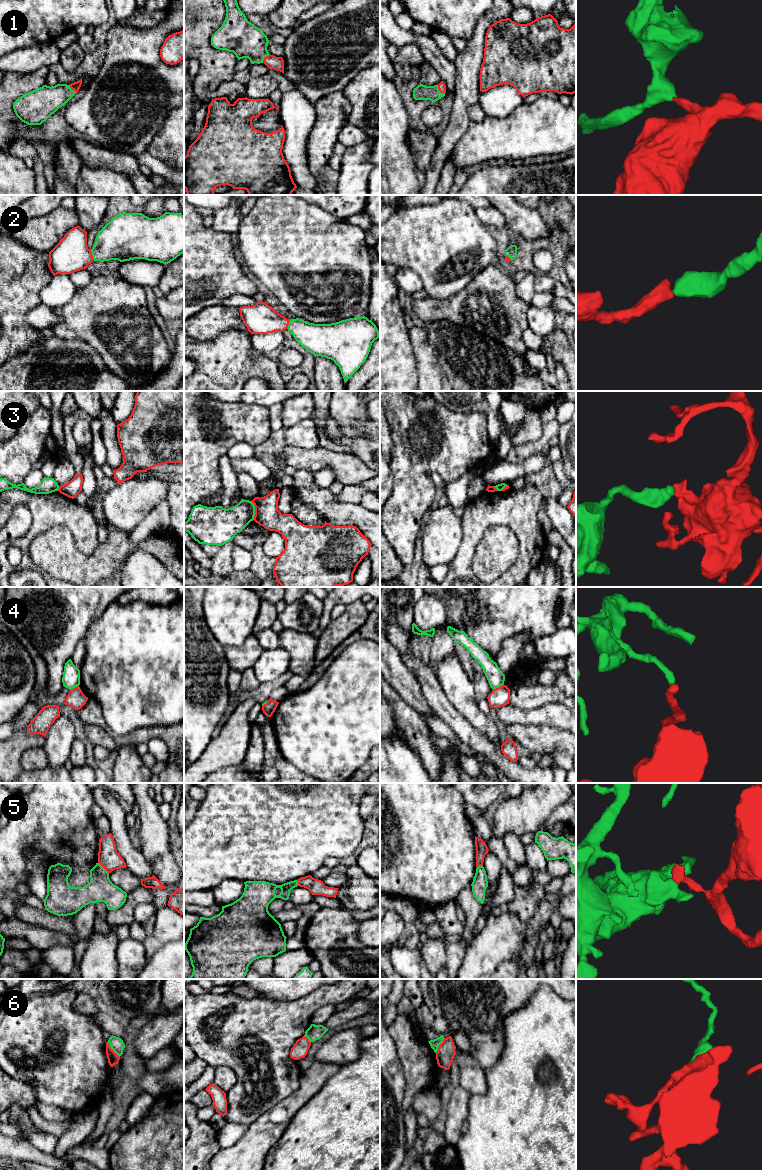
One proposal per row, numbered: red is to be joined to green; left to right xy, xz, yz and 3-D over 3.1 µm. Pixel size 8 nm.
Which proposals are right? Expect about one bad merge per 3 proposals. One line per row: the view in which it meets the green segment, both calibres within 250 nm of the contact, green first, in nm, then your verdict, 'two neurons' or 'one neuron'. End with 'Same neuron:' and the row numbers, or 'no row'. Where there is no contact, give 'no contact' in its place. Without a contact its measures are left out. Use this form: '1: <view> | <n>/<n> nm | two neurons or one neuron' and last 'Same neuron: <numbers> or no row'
1: yz | 130/60 nm | one neuron
2: xy | 320/280 nm | one neuron
3: xz | 240/190 nm | two neurons
4: yz | 140/150 nm | two neurons
5: xy | 200/170 nm | two neurons
6: xy | 110/90 nm | two neurons
Same neuron: 1, 2

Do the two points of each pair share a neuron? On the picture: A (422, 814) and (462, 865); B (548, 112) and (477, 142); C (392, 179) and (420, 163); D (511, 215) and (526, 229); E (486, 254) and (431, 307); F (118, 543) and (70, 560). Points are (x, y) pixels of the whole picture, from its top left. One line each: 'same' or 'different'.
A: same
B: same
C: different
D: same
E: different
F: same

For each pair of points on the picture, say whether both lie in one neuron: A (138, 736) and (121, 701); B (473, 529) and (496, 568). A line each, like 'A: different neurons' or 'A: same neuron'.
A: different neurons
B: different neurons

